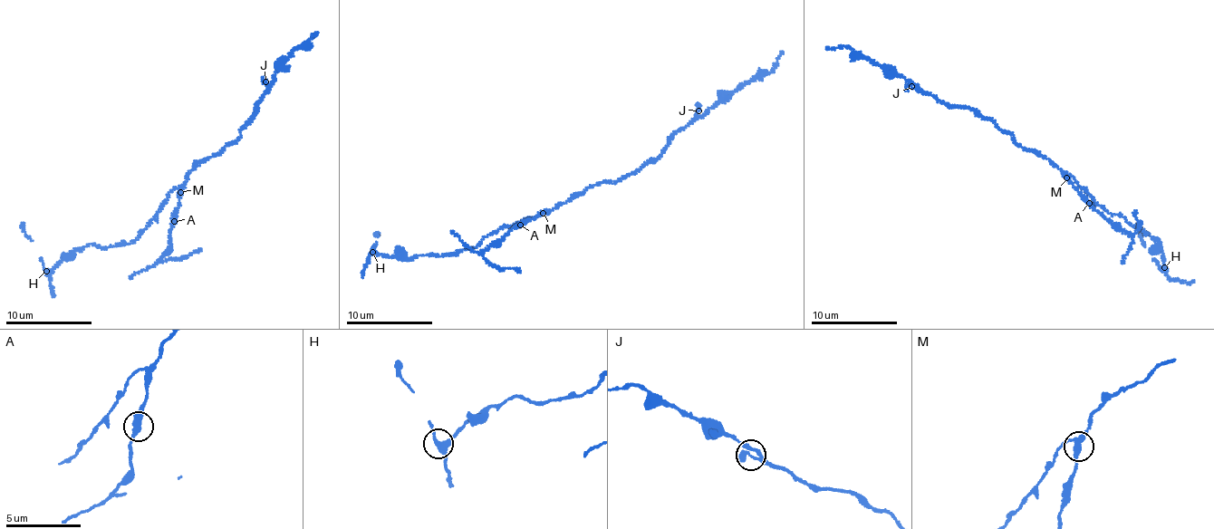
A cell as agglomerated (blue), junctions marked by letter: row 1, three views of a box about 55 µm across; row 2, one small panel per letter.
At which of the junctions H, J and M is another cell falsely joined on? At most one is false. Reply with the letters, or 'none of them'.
M

